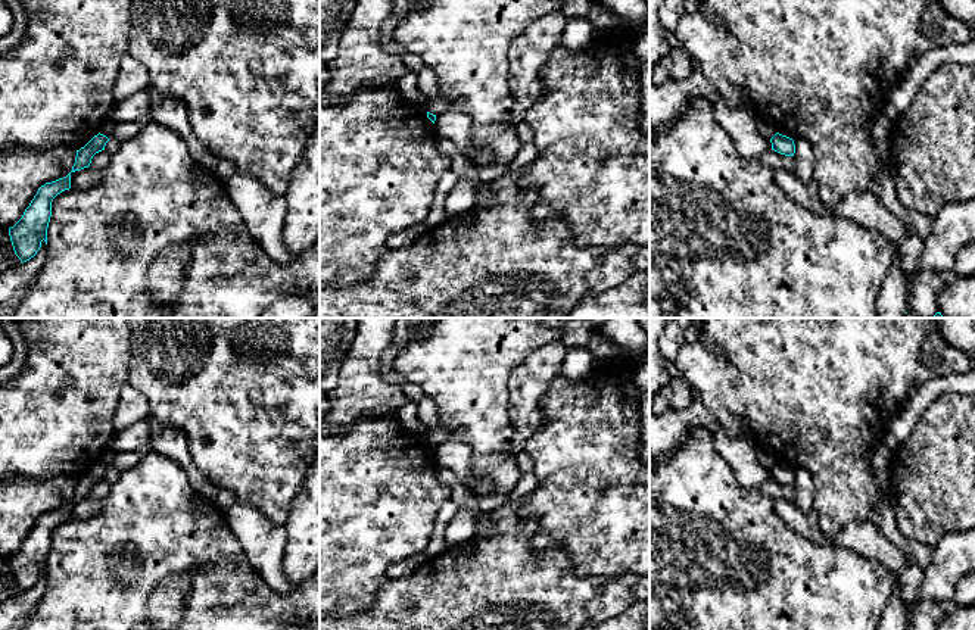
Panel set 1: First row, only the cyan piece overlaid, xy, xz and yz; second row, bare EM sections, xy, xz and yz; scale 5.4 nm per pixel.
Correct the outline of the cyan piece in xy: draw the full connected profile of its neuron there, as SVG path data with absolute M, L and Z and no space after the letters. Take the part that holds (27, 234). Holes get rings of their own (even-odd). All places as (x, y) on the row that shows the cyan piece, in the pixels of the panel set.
M71 172L52 183L41 185L25 209L22 218L9 228L15 255L27 262L37 255L44 240L47 244L47 228L52 216L53 199L71 188Z

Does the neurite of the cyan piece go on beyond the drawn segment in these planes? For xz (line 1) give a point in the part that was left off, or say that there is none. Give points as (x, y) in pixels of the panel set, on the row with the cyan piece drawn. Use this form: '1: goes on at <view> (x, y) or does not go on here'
1: does not go on here

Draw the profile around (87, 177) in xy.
M84 168L71 172L71 188L85 190L102 181L102 169Z

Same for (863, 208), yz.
M775 169L775 181L791 200L816 215L832 213L853 219L866 228L876 230L895 244L907 234L907 225L893 215L873 193L848 193L838 205L828 209L819 199L809 196L806 184L791 171Z

